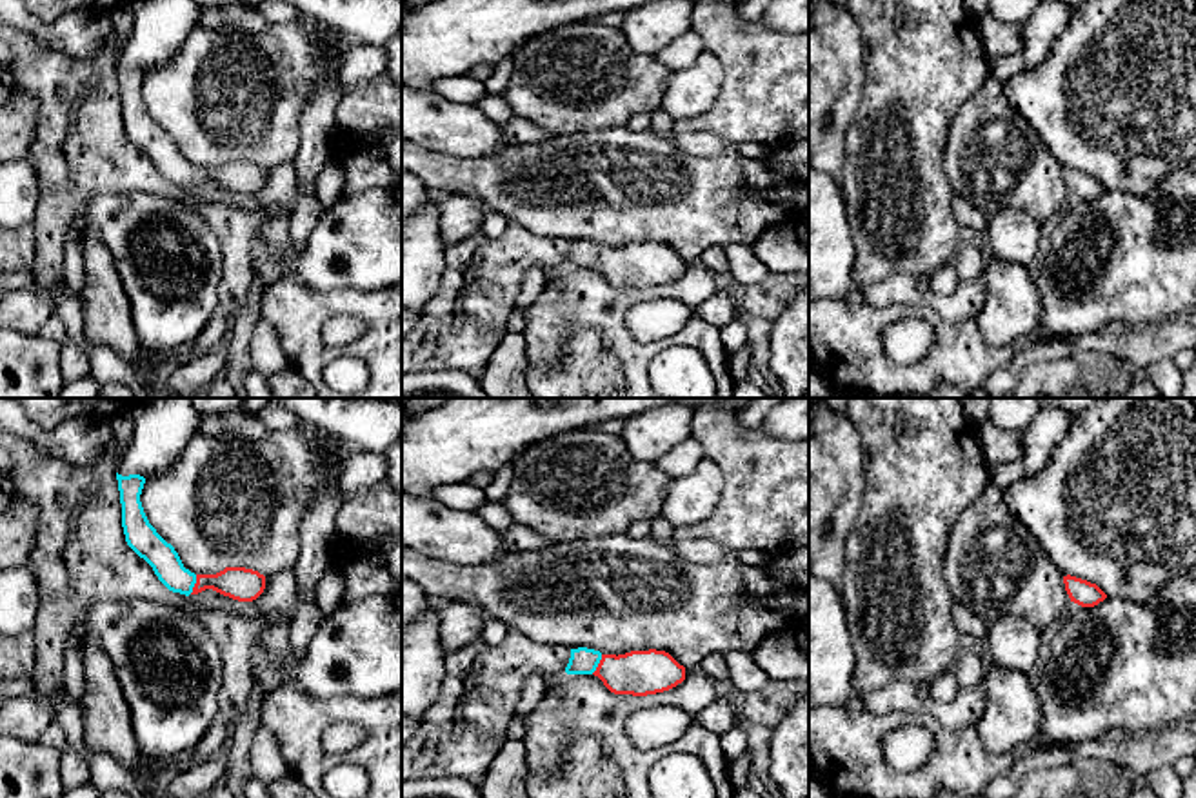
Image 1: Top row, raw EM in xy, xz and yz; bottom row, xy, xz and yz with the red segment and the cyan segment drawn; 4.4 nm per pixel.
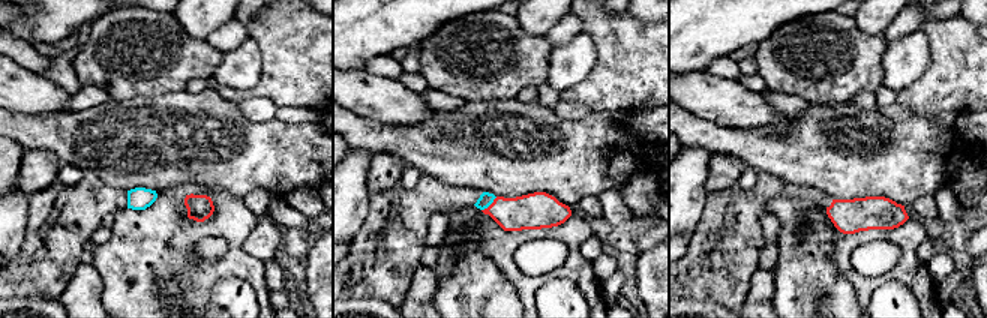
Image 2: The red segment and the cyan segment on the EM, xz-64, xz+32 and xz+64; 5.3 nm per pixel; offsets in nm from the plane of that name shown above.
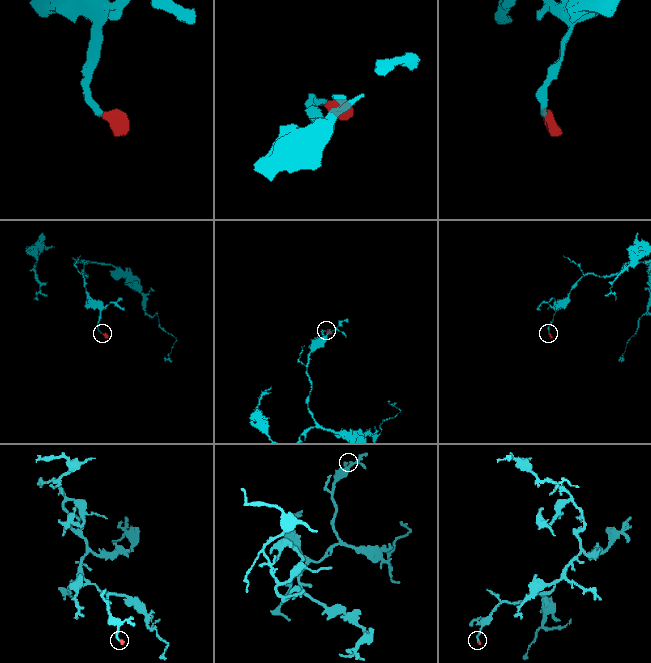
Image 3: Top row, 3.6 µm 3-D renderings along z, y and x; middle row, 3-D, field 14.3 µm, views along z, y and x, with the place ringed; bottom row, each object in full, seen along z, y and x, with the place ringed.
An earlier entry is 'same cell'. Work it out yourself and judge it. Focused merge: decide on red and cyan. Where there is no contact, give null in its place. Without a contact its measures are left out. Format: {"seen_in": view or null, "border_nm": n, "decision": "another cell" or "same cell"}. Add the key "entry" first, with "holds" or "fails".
{"entry": "holds", "seen_in": "xy", "border_nm": 90, "decision": "same cell"}

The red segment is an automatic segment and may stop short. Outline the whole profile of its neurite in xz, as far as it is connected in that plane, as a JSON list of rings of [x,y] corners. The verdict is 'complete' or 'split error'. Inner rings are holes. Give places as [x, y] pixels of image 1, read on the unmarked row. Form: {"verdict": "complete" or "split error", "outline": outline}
{"verdict": "split error", "outline": [[[571,242],[567,267],[594,267],[614,287],[647,289],[669,284],[685,273],[685,260],[665,244],[631,244],[602,247],[600,244]]]}

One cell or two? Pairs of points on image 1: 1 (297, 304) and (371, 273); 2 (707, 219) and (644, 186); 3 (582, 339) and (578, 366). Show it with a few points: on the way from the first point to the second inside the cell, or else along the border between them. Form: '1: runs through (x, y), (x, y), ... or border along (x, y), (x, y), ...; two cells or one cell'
1: border along (286, 275), (317, 291), (369, 291); two cells
2: runs through (691, 202), (660, 193); one cell
3: runs through (582, 346), (582, 359); one cell

